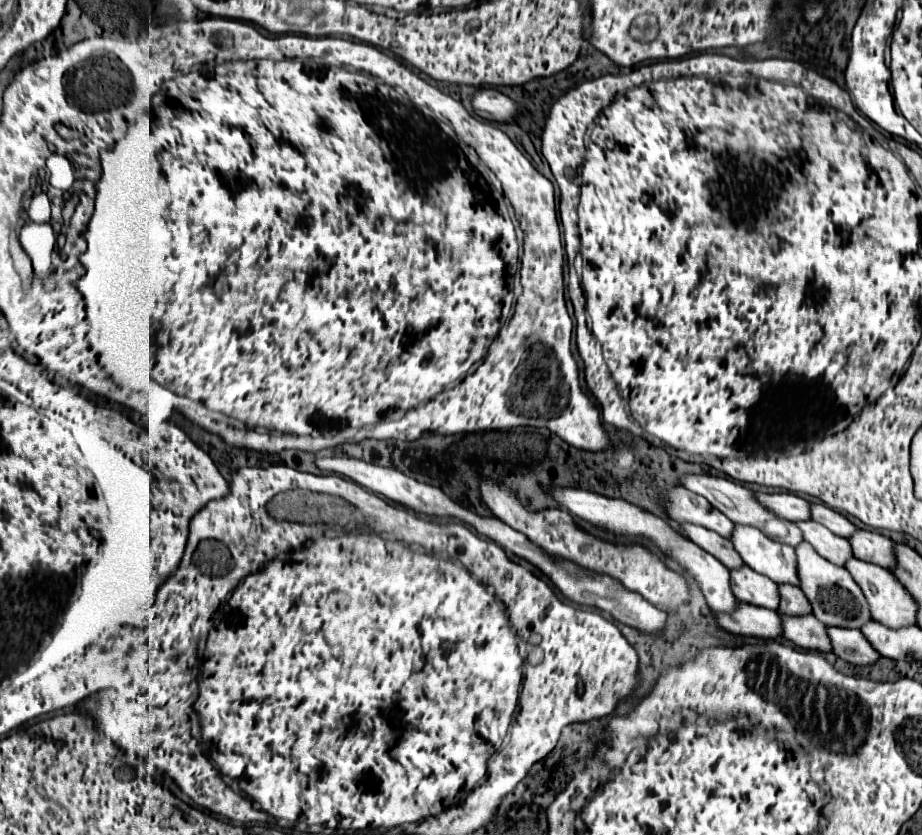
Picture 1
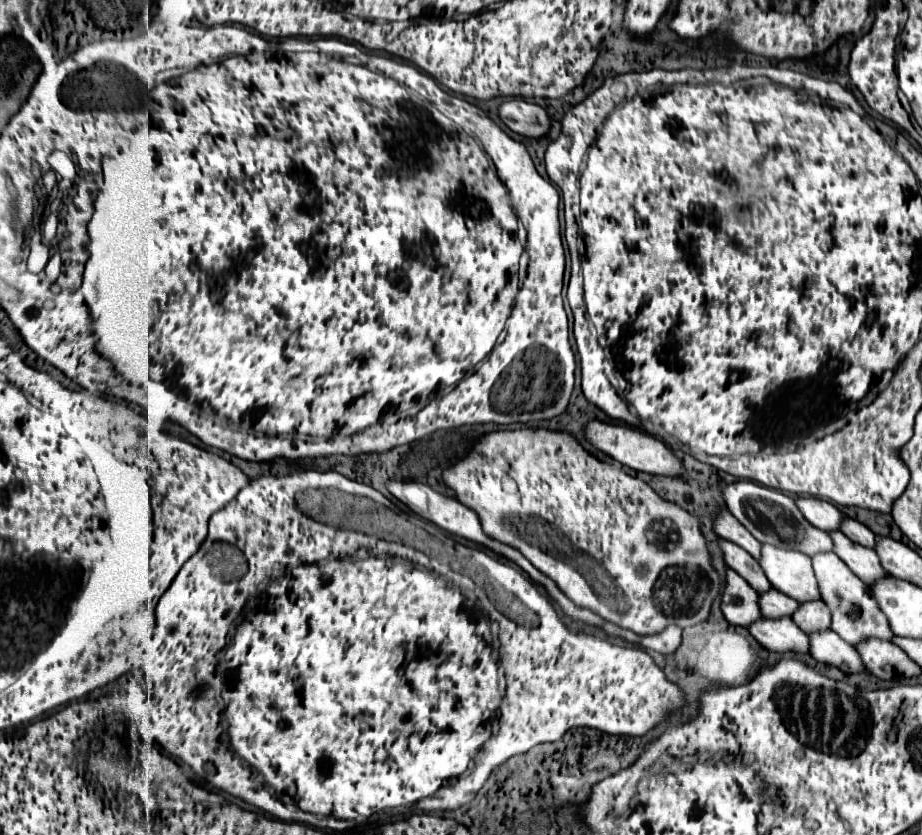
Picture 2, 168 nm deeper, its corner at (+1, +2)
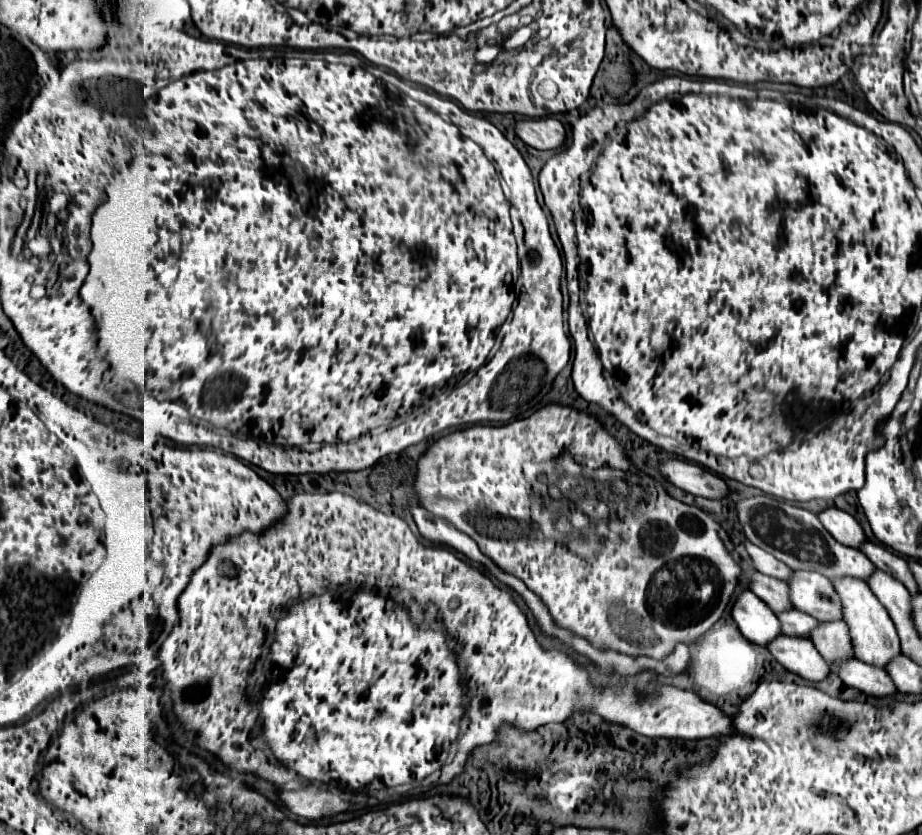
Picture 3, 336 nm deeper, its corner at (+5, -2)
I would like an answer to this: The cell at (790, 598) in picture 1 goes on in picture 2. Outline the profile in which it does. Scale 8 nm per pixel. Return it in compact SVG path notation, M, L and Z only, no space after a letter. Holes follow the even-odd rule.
M821 600L813 602L803 602L799 608L793 612L793 622L803 630L803 632L815 632L815 630L825 630L831 626L831 614L827 612L827 606Z

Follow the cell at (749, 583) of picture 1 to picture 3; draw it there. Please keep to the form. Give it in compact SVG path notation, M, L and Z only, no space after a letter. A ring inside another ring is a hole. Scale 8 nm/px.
M789 610L777 614L783 626L783 634L787 636L799 636L799 638L809 638L809 634L819 626L819 620L813 616L799 612L799 610Z

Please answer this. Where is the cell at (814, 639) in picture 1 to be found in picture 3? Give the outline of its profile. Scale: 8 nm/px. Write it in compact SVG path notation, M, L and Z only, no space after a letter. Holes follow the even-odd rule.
M847 660L841 664L831 664L831 668L833 668L833 672L837 672L841 676L841 680L847 686L857 688L869 696L885 698L885 696L891 696L897 692L891 676L883 668L863 664L861 660Z

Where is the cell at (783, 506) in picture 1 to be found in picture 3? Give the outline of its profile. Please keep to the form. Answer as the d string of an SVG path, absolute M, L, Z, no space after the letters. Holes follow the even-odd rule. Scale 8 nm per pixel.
M827 508L819 514L819 520L831 532L831 536L835 536L835 540L839 540L841 544L847 544L851 548L861 548L861 544L867 540L859 522L845 510Z

